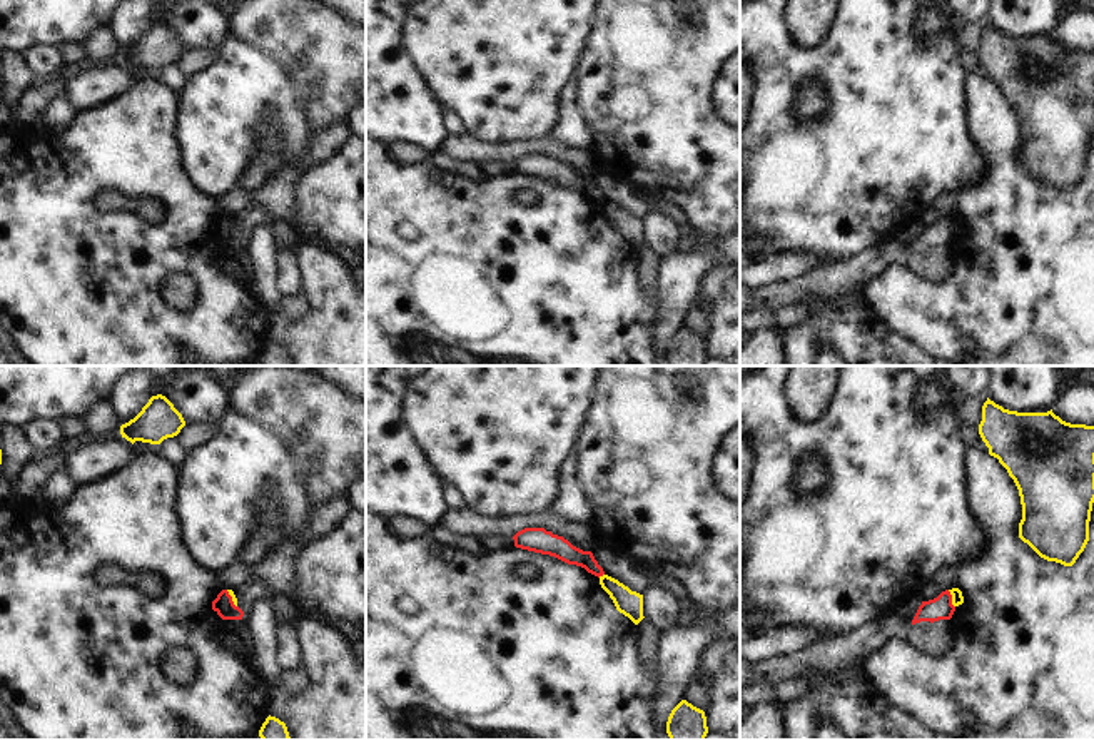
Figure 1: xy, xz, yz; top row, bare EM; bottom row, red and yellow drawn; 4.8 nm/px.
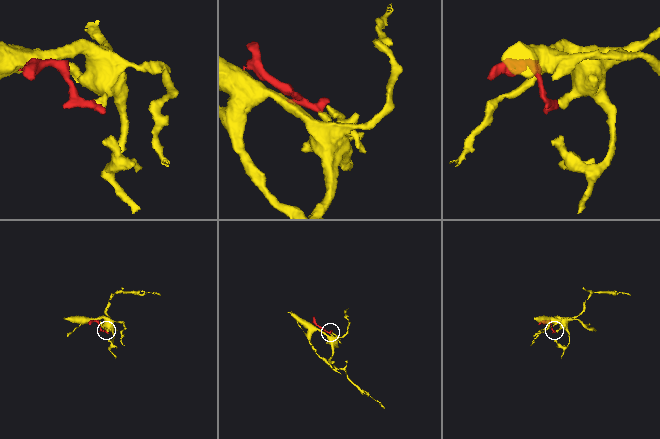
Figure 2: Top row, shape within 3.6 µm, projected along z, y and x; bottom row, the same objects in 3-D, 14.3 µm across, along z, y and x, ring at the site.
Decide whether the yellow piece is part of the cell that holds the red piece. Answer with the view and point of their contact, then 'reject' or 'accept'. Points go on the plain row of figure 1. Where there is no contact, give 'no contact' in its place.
yz (951, 224) | reject

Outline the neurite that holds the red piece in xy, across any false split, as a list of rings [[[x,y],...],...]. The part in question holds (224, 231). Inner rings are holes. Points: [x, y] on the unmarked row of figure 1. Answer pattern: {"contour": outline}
{"contour": [[[222,215],[217,224],[212,227],[212,236],[222,246],[242,246],[244,237],[234,231],[232,222],[227,215]]]}

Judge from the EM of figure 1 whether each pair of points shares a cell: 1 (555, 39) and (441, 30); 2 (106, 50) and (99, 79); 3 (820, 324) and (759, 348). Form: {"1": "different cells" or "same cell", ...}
{"1": "same cell", "2": "different cells", "3": "different cells"}

